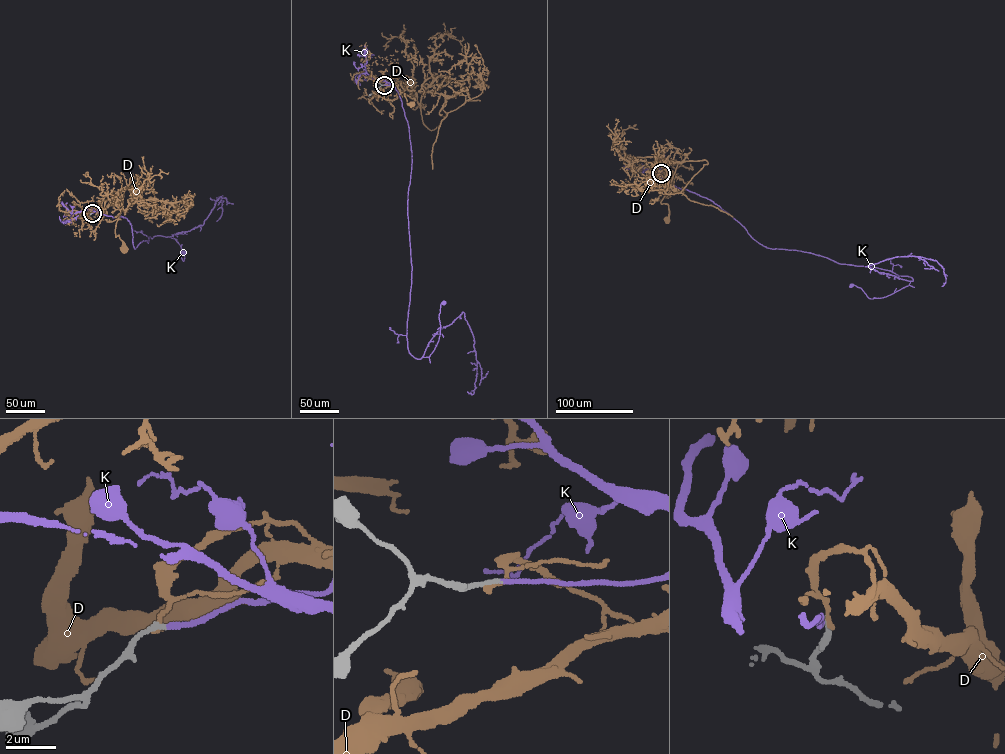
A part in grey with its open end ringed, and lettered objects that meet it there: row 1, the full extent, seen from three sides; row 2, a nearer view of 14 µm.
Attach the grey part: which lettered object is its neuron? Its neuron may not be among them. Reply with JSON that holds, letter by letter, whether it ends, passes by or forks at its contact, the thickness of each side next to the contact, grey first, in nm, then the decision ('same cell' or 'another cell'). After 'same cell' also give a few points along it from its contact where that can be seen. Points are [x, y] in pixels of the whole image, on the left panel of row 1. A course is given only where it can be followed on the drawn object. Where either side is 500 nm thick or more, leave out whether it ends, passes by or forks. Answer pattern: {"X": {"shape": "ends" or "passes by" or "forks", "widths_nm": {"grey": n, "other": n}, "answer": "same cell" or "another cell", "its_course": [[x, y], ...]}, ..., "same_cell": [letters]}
{"D": {"shape": "ends", "widths_nm": {"grey": 190, "other": 200}, "answer": "another cell"}, "K": {"shape": "ends", "widths_nm": {"grey": 150, "other": 180}, "answer": "same cell", "its_course": [[92, 213], [126, 218], [135, 249], [159, 235], [175, 239], [183, 261], [184, 251]]}, "same_cell": ["K"]}

